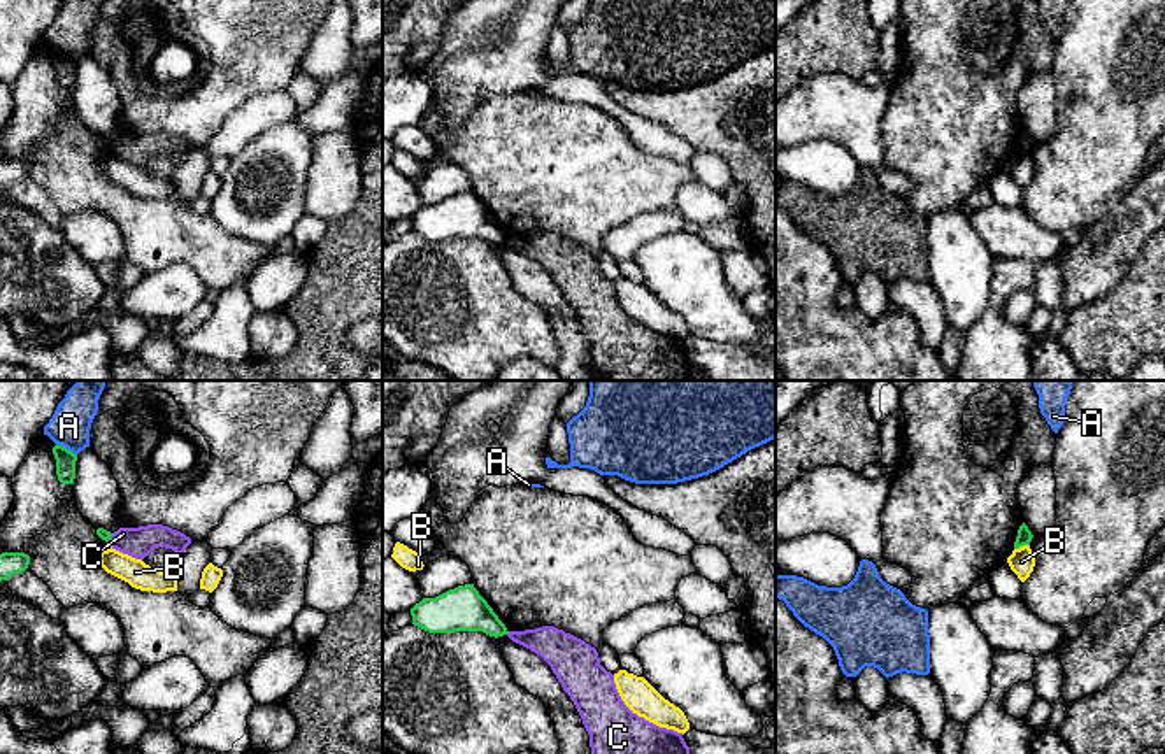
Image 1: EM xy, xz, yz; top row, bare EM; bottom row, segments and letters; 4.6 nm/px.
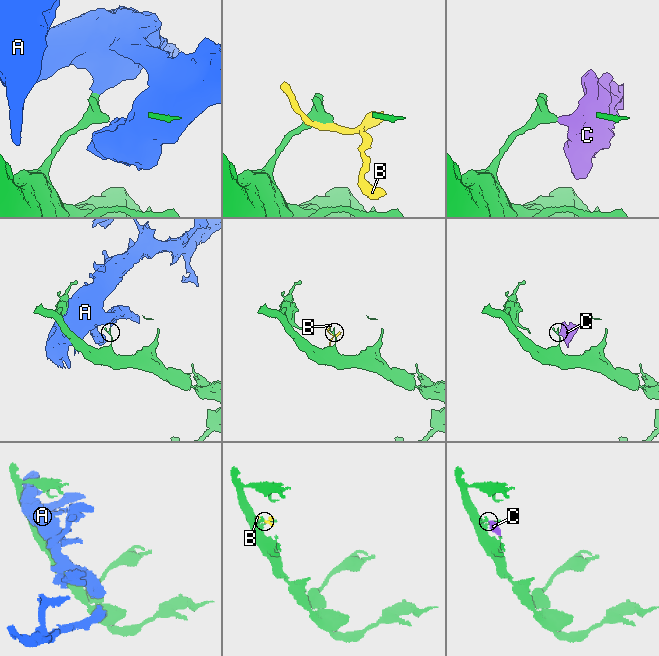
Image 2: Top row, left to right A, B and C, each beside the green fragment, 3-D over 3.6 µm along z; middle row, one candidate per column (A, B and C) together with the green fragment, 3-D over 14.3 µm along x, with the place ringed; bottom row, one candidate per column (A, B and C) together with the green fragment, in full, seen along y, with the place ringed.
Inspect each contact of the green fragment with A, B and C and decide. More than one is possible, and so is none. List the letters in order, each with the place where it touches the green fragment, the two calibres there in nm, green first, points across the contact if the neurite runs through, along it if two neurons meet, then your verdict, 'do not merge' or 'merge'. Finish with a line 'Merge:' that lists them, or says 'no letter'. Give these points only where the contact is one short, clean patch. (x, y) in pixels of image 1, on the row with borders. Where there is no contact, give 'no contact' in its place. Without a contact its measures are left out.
A: contact xy (65, 448); calibres 100 and 190 nm; do not merge
B: contact yz (1020, 546); calibres 70 and 120 nm; do not merge
C: contact xy (111, 535); calibres 50 and 140 nm; border xy (113, 533), (109, 540); do not merge
Merge: no letter

